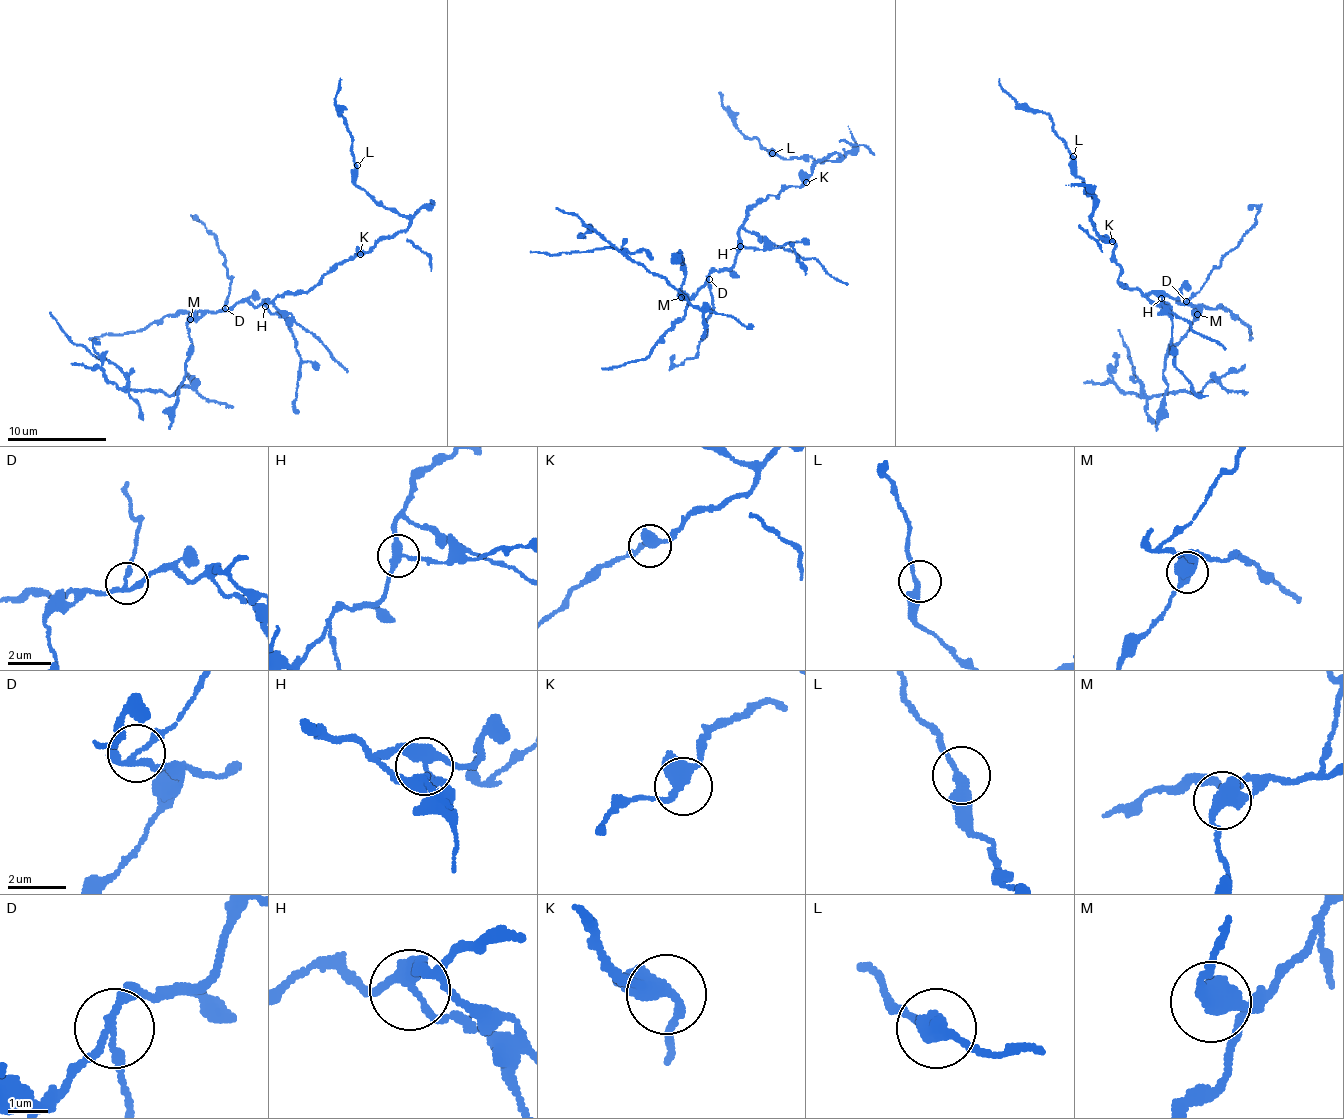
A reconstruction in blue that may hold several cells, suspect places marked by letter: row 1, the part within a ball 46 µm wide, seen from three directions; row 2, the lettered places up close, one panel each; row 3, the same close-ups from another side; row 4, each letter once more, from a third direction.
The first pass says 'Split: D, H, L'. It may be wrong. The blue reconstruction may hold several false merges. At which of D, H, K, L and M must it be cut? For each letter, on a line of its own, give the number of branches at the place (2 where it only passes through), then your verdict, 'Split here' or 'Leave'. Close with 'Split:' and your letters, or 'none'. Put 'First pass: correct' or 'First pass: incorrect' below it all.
D: Branches: 3. Split here
H: Branches: 3. Split here
K: Branches: 3. Leave
L: Branches: 2. Leave
M: Branches: 2. Split here
Split: D, H, M
First pass: incorrect

